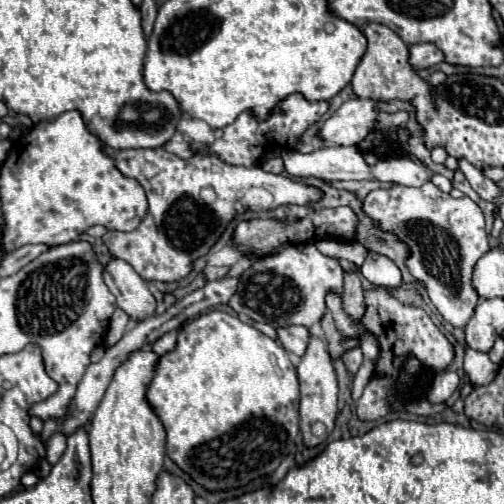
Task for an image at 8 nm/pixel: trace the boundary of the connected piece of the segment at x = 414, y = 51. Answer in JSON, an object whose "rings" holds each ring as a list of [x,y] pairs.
{"rings":[[[432,43],[410,45],[410,57],[408,57],[408,63],[410,63],[410,67],[414,67],[414,71],[434,67],[434,65],[438,65],[442,59],[444,59],[442,51],[440,51],[436,45],[432,45]]]}

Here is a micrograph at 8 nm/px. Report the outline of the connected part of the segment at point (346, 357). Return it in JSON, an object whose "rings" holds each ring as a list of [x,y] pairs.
{"rings":[[[356,345],[356,347],[352,347],[352,349],[346,349],[346,351],[344,351],[344,355],[342,355],[342,361],[344,361],[344,365],[346,365],[348,373],[354,377],[354,375],[358,373],[358,369],[360,369],[362,361],[364,361],[360,345]]]}

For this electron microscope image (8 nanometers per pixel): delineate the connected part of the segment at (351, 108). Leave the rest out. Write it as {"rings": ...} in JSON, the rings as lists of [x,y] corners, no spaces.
{"rings":[[[352,99],[324,121],[324,125],[318,129],[318,137],[326,145],[356,145],[374,127],[374,121],[376,101]]]}

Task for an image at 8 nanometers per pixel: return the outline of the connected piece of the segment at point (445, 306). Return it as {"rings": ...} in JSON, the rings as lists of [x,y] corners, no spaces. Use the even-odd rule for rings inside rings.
{"rings":[[[426,183],[426,185],[418,187],[418,189],[396,185],[392,189],[370,191],[366,195],[366,199],[362,201],[362,211],[370,219],[374,219],[384,233],[396,235],[408,247],[406,267],[410,269],[410,273],[426,287],[432,303],[440,311],[440,315],[446,321],[450,321],[454,327],[464,327],[468,323],[468,319],[474,315],[474,307],[476,307],[476,303],[480,299],[478,293],[474,291],[474,285],[472,285],[474,263],[478,263],[478,259],[486,251],[490,251],[482,209],[470,197],[454,199],[448,193],[434,187],[434,183]]]}

